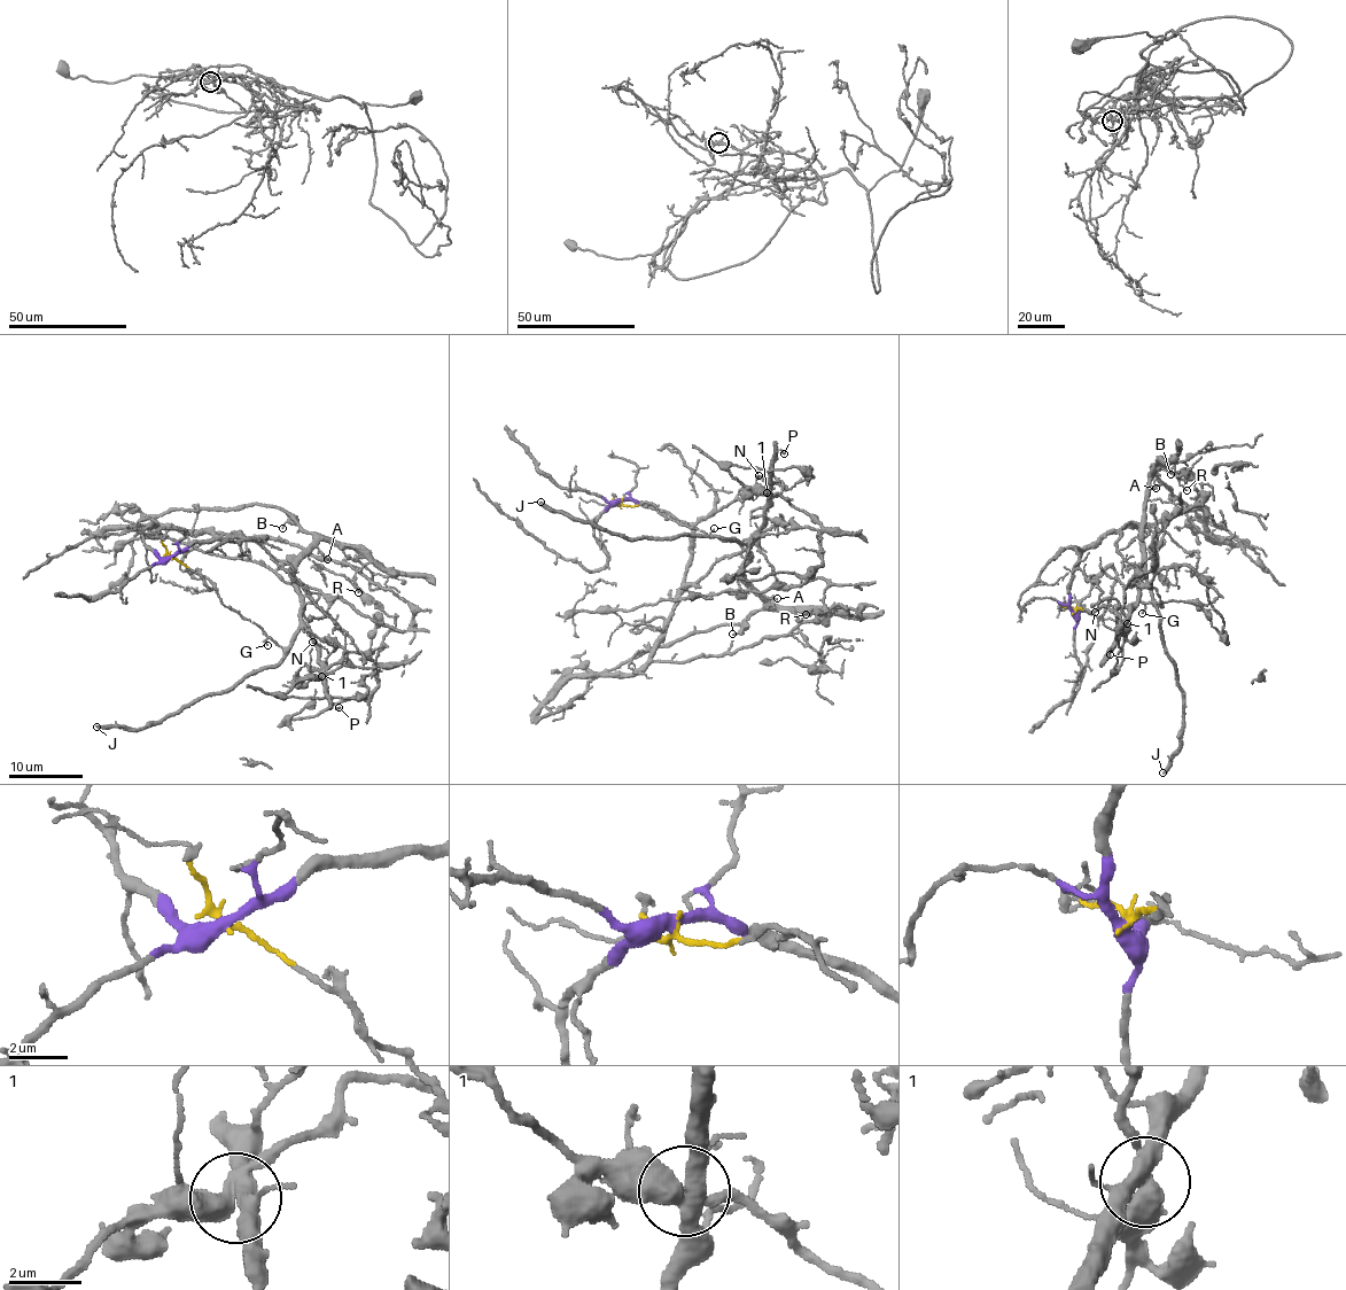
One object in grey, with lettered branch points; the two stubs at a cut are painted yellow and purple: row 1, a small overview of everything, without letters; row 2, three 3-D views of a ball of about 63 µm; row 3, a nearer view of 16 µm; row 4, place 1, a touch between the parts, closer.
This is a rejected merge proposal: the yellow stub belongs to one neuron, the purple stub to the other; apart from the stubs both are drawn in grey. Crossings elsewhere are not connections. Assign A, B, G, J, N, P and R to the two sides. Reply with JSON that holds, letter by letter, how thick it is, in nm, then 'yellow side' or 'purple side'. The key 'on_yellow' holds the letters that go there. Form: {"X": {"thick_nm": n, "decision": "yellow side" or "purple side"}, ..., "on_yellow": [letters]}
{"A": {"thick_nm": 100, "decision": "yellow side"}, "B": {"thick_nm": 100, "decision": "yellow side"}, "G": {"thick_nm": 120, "decision": "yellow side"}, "J": {"thick_nm": 320, "decision": "yellow side"}, "N": {"thick_nm": 140, "decision": "yellow side"}, "P": {"thick_nm": 140, "decision": "yellow side"}, "R": {"thick_nm": 110, "decision": "yellow side"}, "on_yellow": ["A", "B", "G", "J", "N", "P", "R"]}

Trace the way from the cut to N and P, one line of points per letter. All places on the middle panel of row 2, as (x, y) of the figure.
N: (621, 502), (654, 505), (674, 520), (741, 544), (754, 536), (780, 492), (780, 483), (759, 474)
P: (621, 502), (635, 506), (645, 502), (707, 534), (749, 543), (768, 505), (775, 452), (784, 453)

